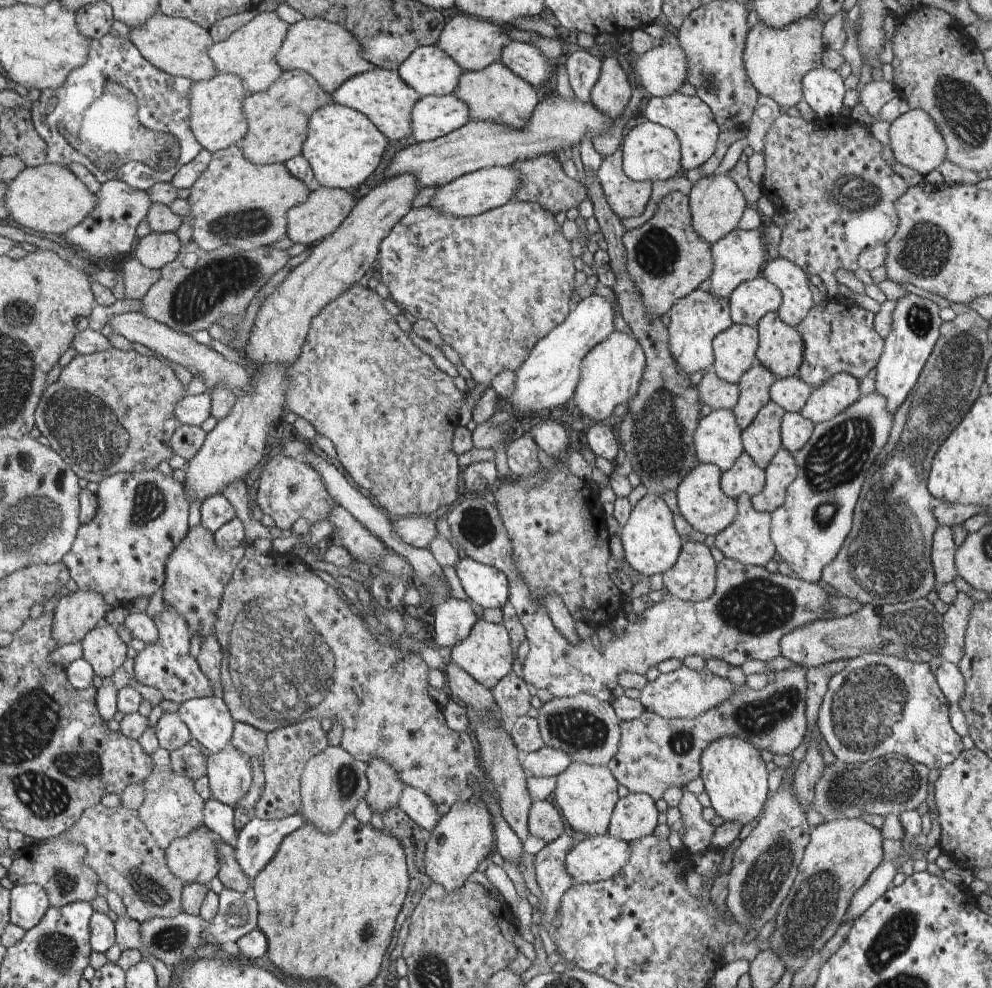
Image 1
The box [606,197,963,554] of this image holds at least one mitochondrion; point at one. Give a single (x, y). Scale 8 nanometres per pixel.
(838, 458)

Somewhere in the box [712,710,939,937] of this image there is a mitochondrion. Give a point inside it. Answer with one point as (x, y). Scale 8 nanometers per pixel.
(764, 881)

